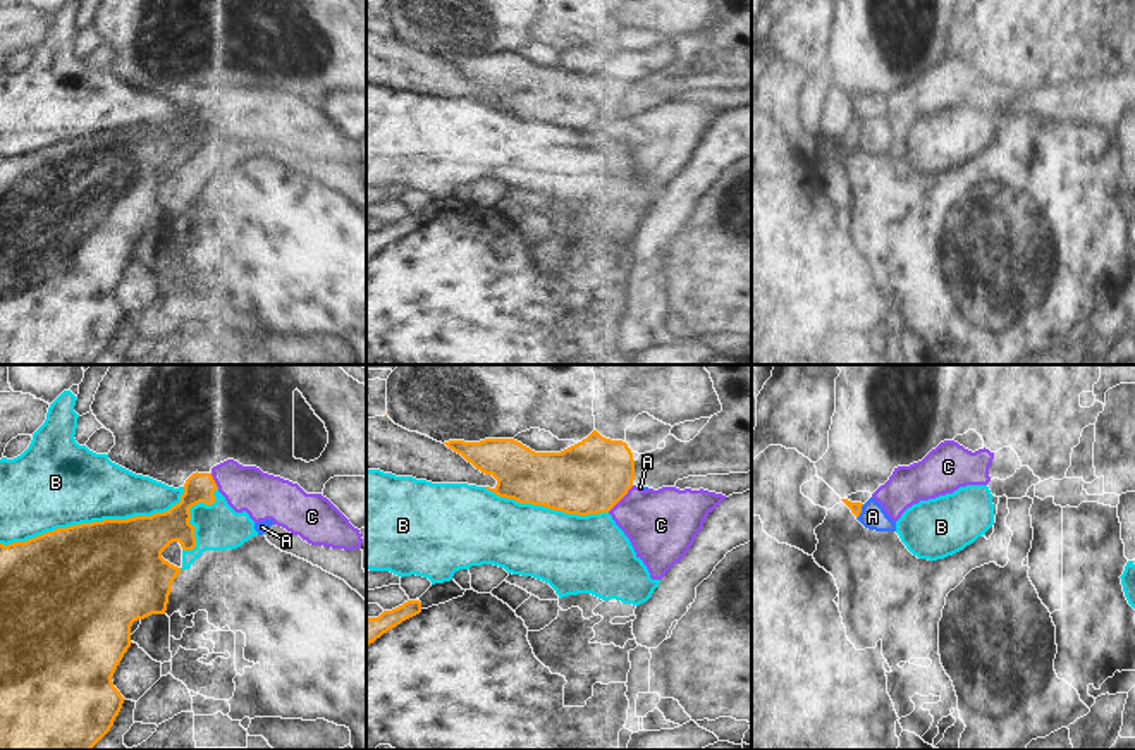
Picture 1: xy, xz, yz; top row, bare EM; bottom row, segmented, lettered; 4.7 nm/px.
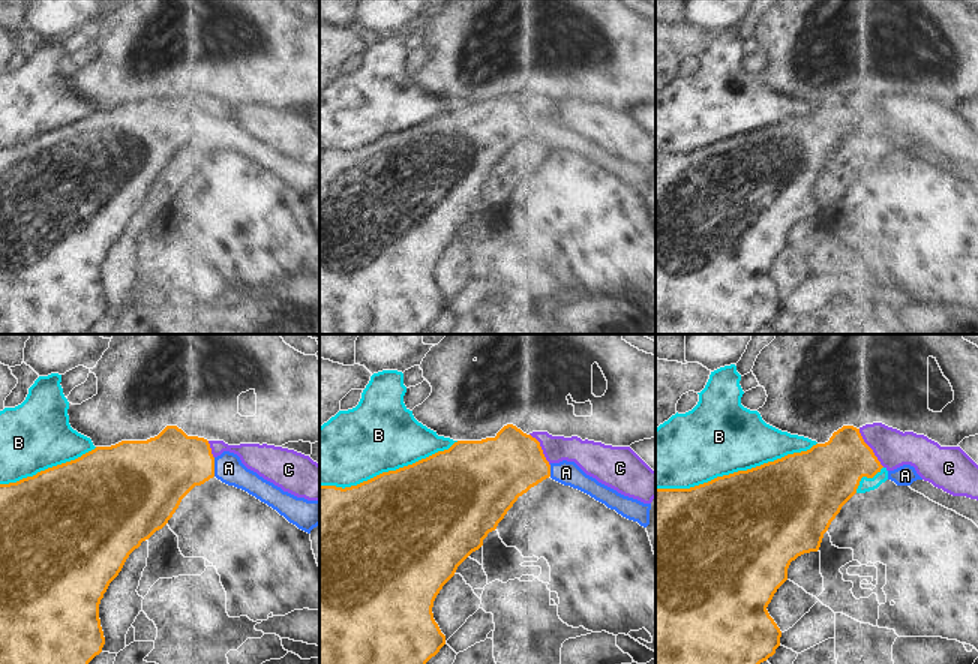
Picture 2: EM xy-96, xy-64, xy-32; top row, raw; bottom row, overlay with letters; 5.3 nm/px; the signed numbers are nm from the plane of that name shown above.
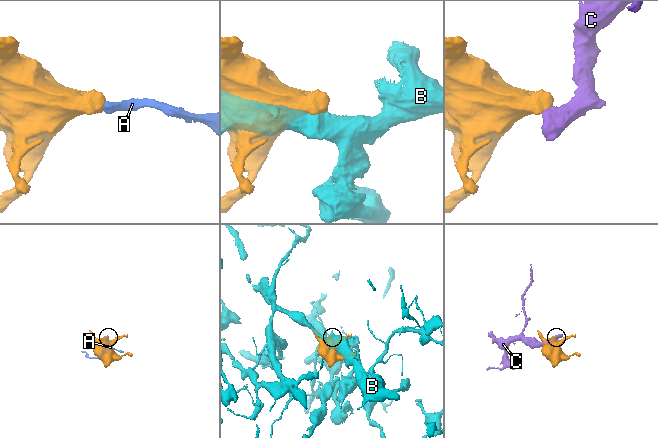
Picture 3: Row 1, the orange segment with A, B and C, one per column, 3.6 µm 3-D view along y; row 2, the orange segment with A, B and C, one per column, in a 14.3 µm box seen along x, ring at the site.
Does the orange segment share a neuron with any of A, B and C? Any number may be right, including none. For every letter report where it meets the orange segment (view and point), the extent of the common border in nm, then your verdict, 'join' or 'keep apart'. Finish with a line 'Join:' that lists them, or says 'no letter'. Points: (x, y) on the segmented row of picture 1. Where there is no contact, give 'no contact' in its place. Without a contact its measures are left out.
A: contact yz (860, 511); length 80 nm; join
B: contact xy (97, 522); length 900 nm; keep apart
C: contact xz (619, 499); length 180 nm; keep apart
Join: A

